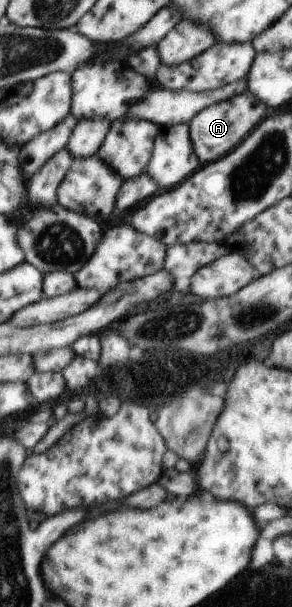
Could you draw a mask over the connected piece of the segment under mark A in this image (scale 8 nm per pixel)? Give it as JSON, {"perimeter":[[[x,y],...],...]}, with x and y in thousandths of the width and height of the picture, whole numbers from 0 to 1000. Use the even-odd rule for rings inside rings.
{"perimeter":[[[853,150],[805,155],[777,165],[757,165],[757,168],[712,175],[709,180],[685,181],[640,204],[661,254],[675,257],[685,272],[750,264],[767,254],[818,239],[825,227],[846,226],[853,214],[873,211],[887,198],[901,198],[918,186],[925,183],[914,175],[877,165]]]}

